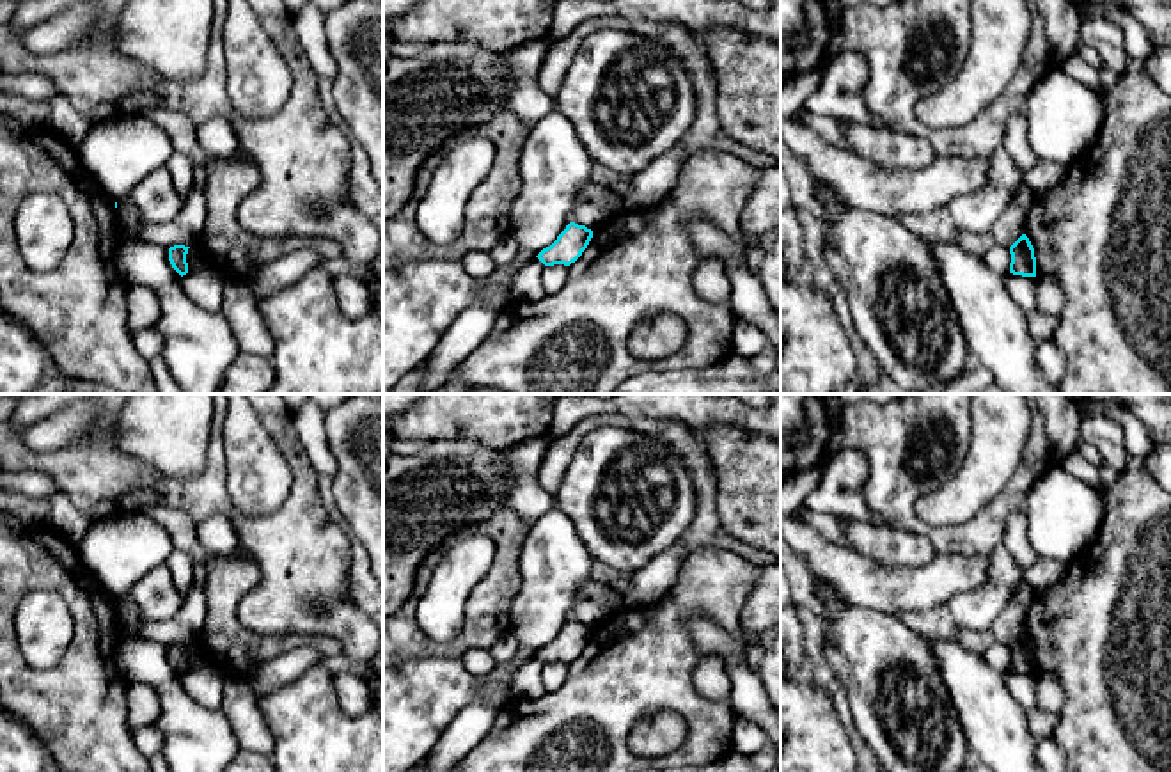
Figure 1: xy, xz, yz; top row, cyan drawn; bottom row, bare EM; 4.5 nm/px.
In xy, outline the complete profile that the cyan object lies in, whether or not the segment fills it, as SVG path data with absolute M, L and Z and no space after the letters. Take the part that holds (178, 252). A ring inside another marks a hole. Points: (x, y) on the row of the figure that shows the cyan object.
M174 245L169 248L169 261L181 277L188 273L188 263L186 263L188 248L190 247L185 245Z

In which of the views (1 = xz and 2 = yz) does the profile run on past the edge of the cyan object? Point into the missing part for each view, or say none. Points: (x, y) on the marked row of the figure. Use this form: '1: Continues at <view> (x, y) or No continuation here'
1: No continuation here
2: No continuation here

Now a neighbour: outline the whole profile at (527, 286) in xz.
M534 257L516 275L511 286L513 300L538 302L546 296L541 282L545 264Z

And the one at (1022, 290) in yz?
M1008 273L1004 284L1013 302L1026 314L1033 339L1038 344L1052 341L1059 325L1059 314L1050 316L1040 311L1036 302L1036 277Z

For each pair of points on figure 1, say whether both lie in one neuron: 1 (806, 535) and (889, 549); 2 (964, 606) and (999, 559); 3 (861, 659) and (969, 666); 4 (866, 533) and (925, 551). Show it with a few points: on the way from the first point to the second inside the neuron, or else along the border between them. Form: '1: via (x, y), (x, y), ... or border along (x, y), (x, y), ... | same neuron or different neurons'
1: border along (845, 545), (884, 565) | different neurons
2: via (976, 600), (999, 577), (999, 572) | same neuron
3: border along (928, 639), (937, 671), (953, 703) | different neurons
4: via (880, 545), (911, 551) | same neuron

